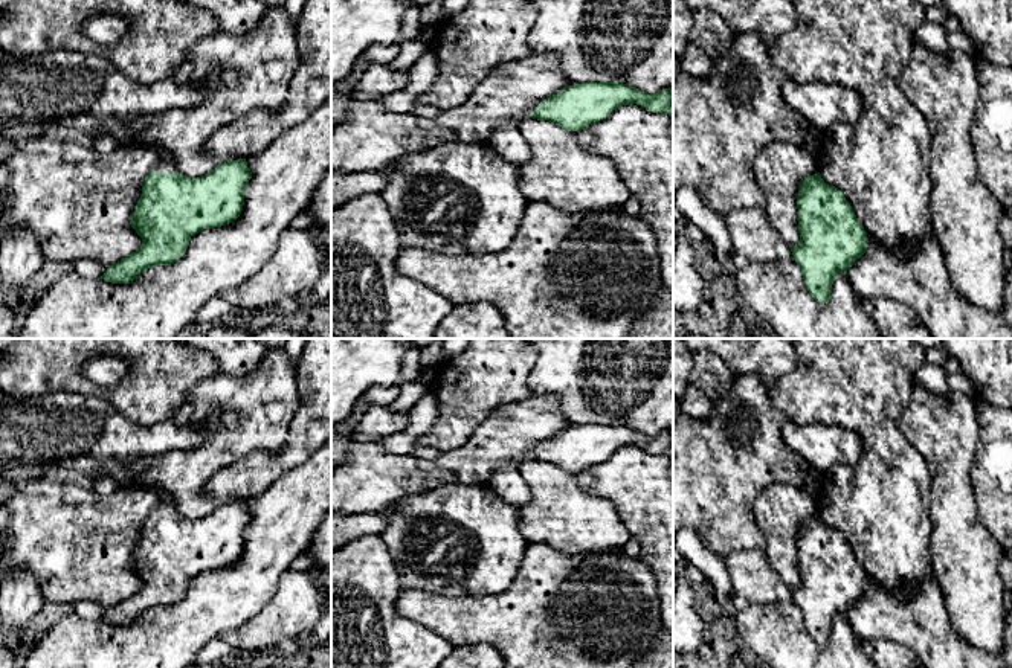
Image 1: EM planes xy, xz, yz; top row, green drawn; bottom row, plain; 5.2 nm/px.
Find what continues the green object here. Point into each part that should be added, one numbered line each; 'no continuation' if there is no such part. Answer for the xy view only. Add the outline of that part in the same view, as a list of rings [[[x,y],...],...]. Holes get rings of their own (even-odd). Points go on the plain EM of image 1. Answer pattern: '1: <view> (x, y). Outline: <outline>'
1: xy (168, 508). Outline: [[[147,487],[147,488],[156,491],[159,496],[162,496],[166,500],[166,503],[163,506],[159,506],[156,512],[163,512],[165,515],[171,515],[176,512],[176,505],[174,505],[176,497],[172,496],[171,491],[162,487]]]

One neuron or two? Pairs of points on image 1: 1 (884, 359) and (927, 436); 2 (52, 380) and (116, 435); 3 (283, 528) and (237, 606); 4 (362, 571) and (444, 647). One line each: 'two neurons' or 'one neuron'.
1: two neurons
2: two neurons
3: one neuron
4: one neuron

